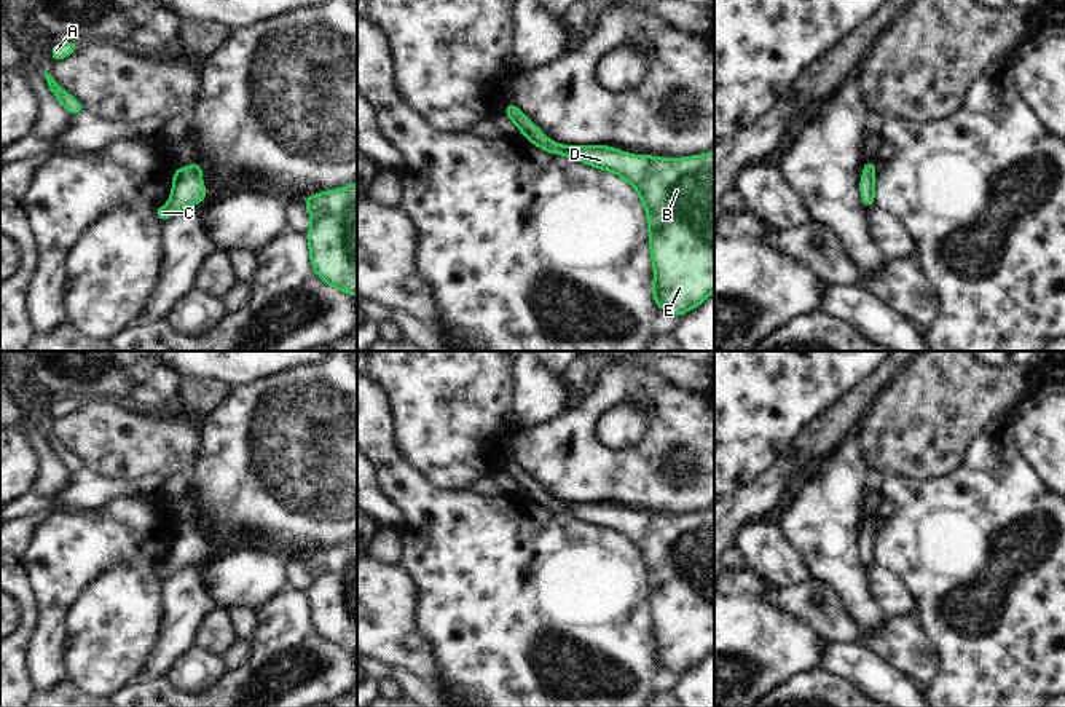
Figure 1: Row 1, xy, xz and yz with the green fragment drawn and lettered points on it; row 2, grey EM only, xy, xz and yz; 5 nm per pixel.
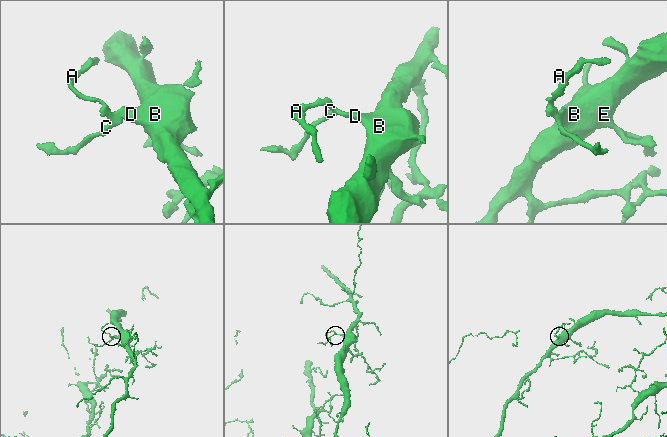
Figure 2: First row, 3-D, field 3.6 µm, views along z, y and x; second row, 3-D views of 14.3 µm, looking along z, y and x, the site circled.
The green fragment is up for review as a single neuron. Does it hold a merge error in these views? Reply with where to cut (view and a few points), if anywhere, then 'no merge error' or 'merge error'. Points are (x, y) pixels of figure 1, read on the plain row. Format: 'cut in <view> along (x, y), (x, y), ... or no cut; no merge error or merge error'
no cut; no merge error

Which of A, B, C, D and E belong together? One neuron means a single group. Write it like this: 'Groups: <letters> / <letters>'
Groups: A B C D E

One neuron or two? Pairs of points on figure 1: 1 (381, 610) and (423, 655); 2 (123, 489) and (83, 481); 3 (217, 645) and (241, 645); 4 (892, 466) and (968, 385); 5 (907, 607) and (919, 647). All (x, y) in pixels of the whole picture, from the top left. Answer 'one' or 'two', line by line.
1: one
2: one
3: two
4: one
5: two

